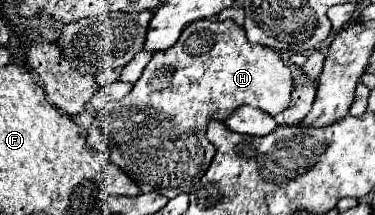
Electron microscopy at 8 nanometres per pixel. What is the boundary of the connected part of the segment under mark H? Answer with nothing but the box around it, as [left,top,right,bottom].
[88,19,292,199]

